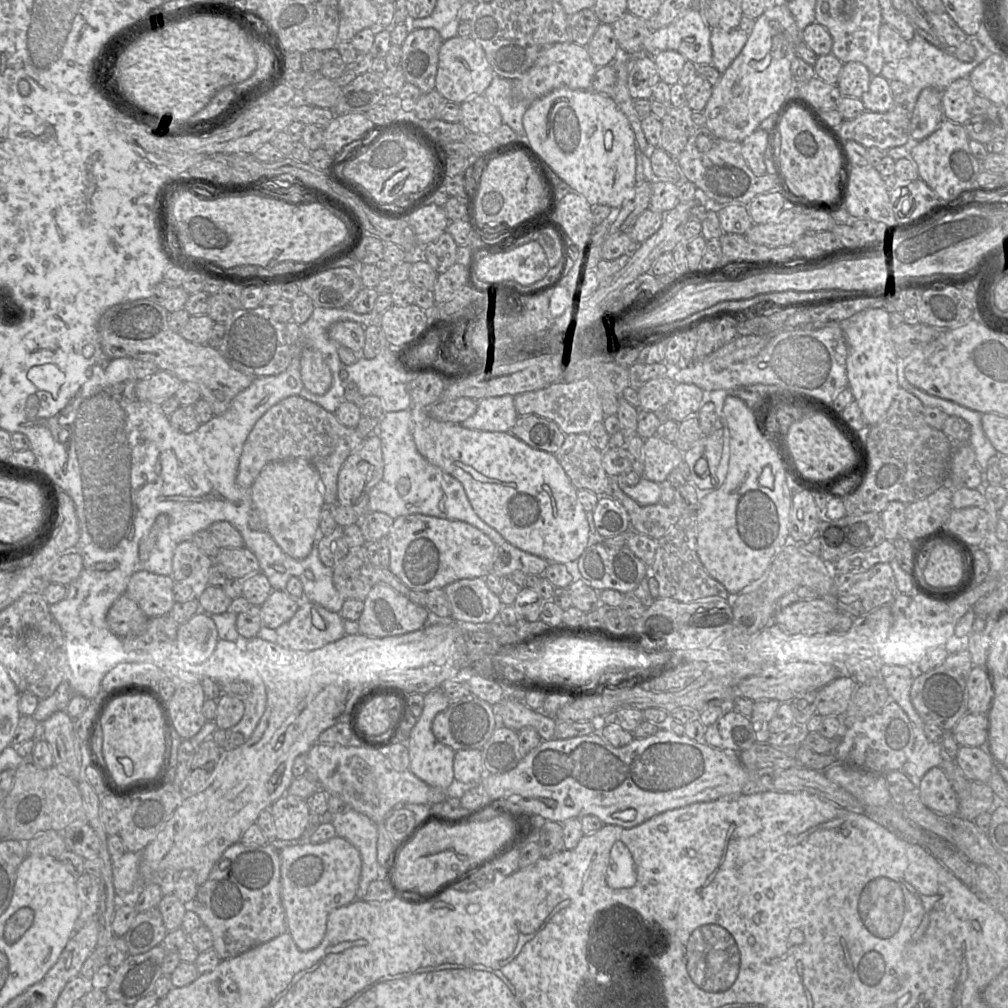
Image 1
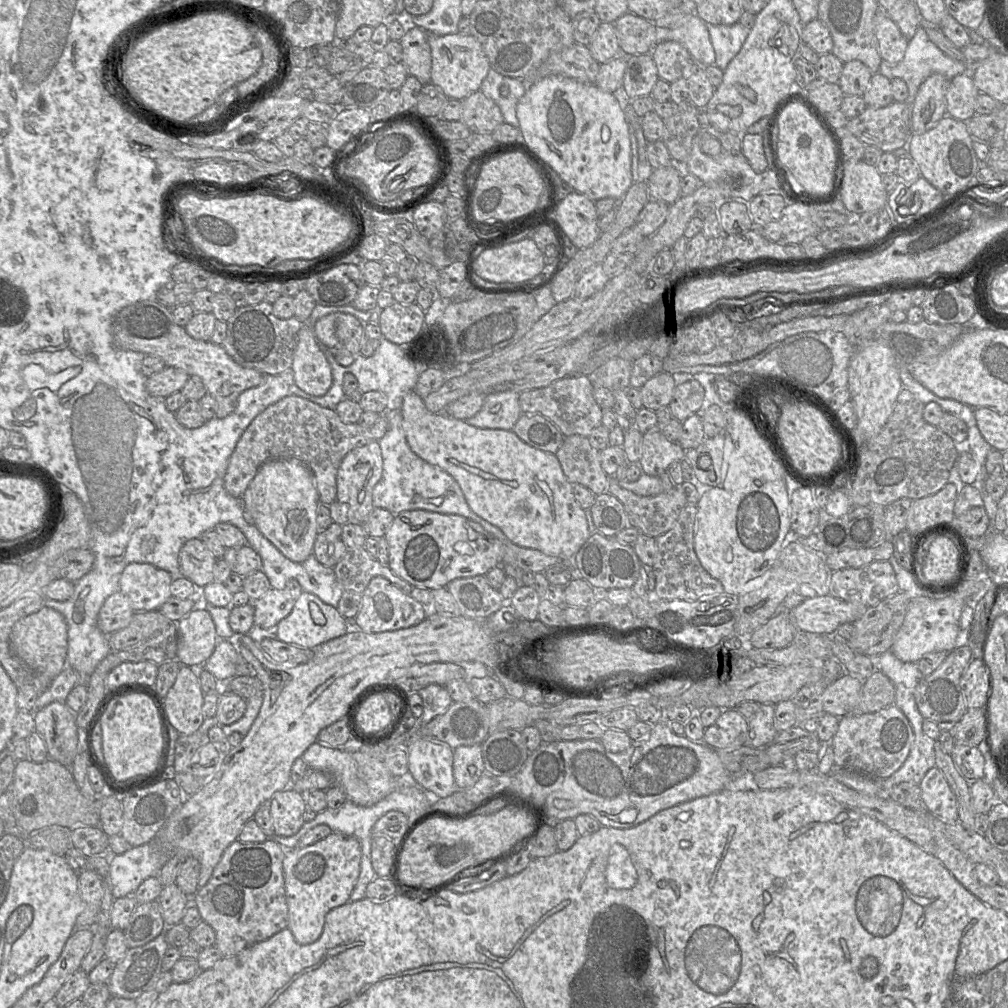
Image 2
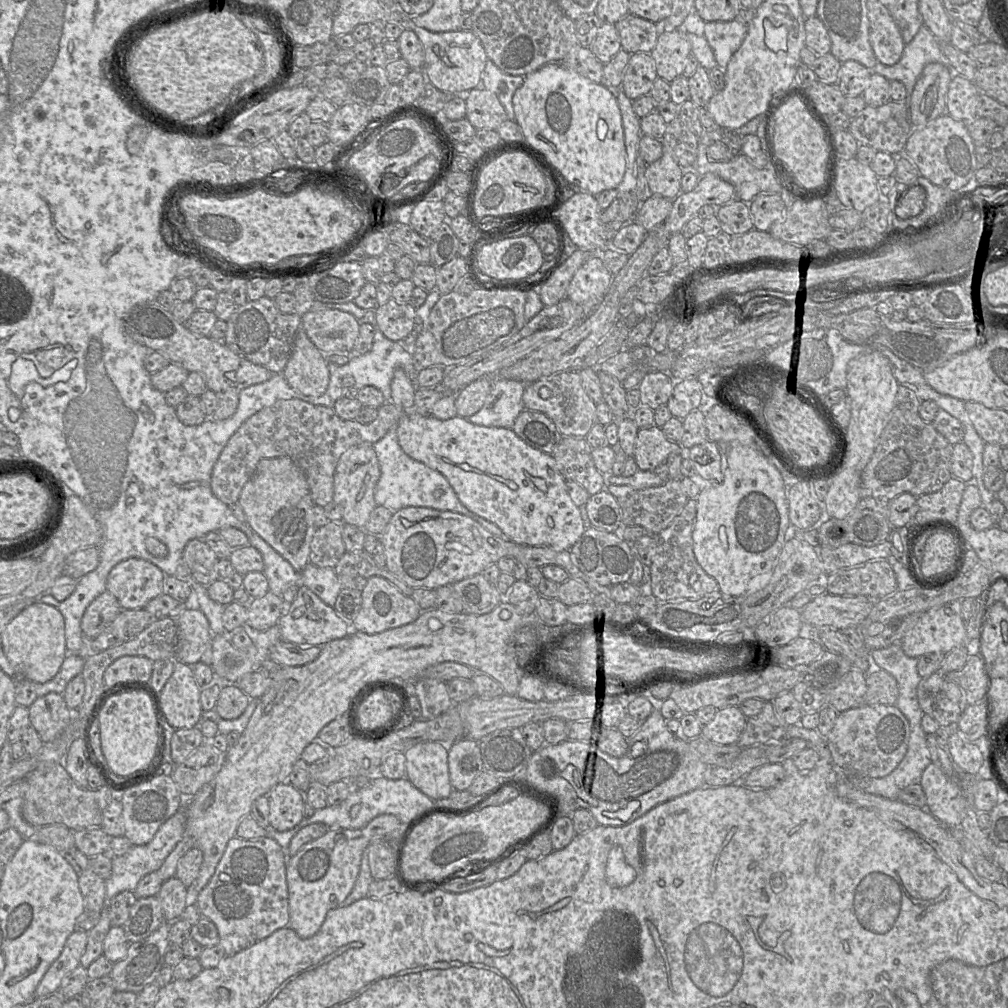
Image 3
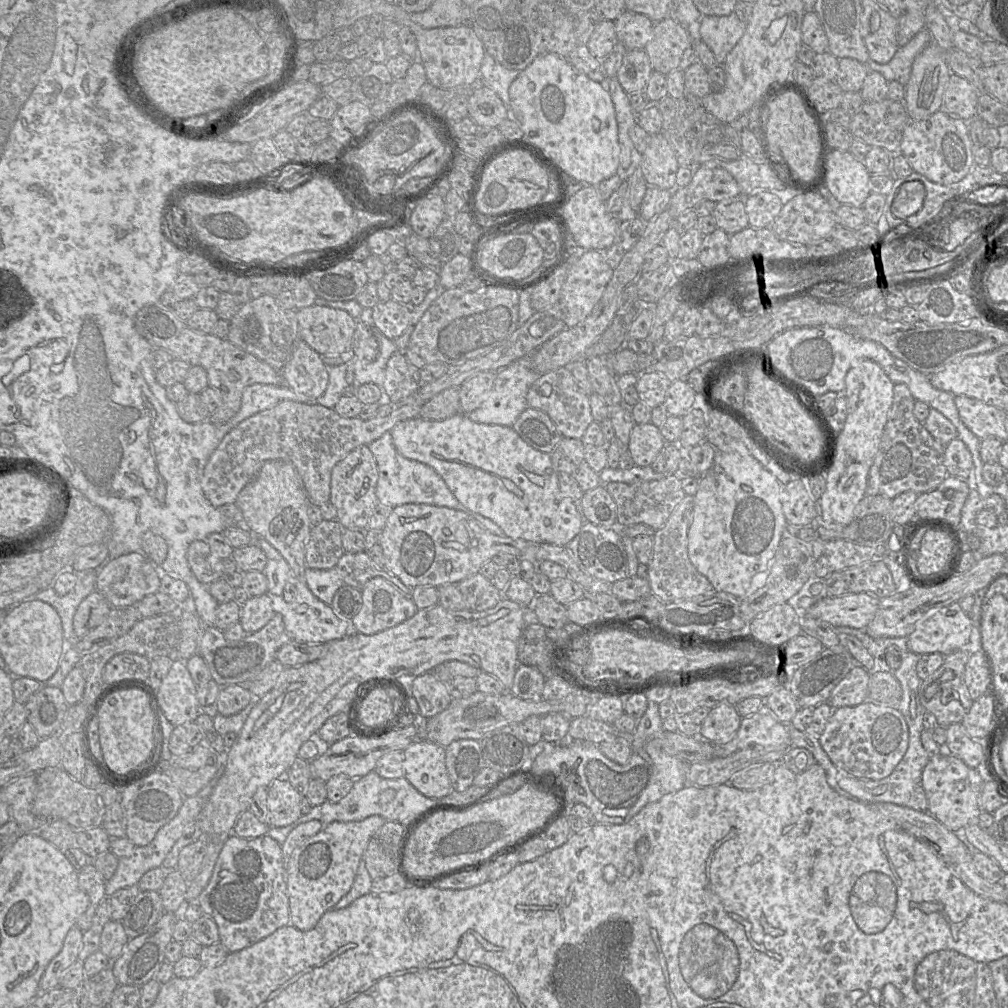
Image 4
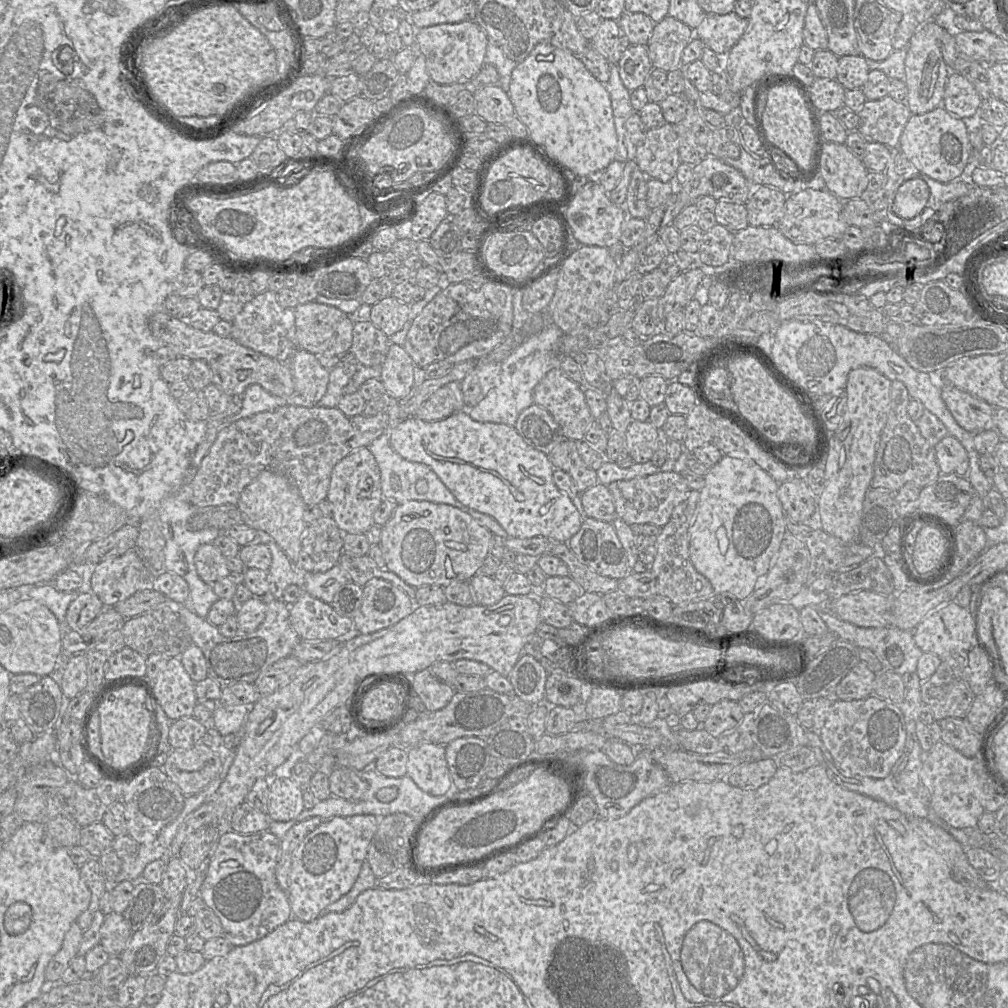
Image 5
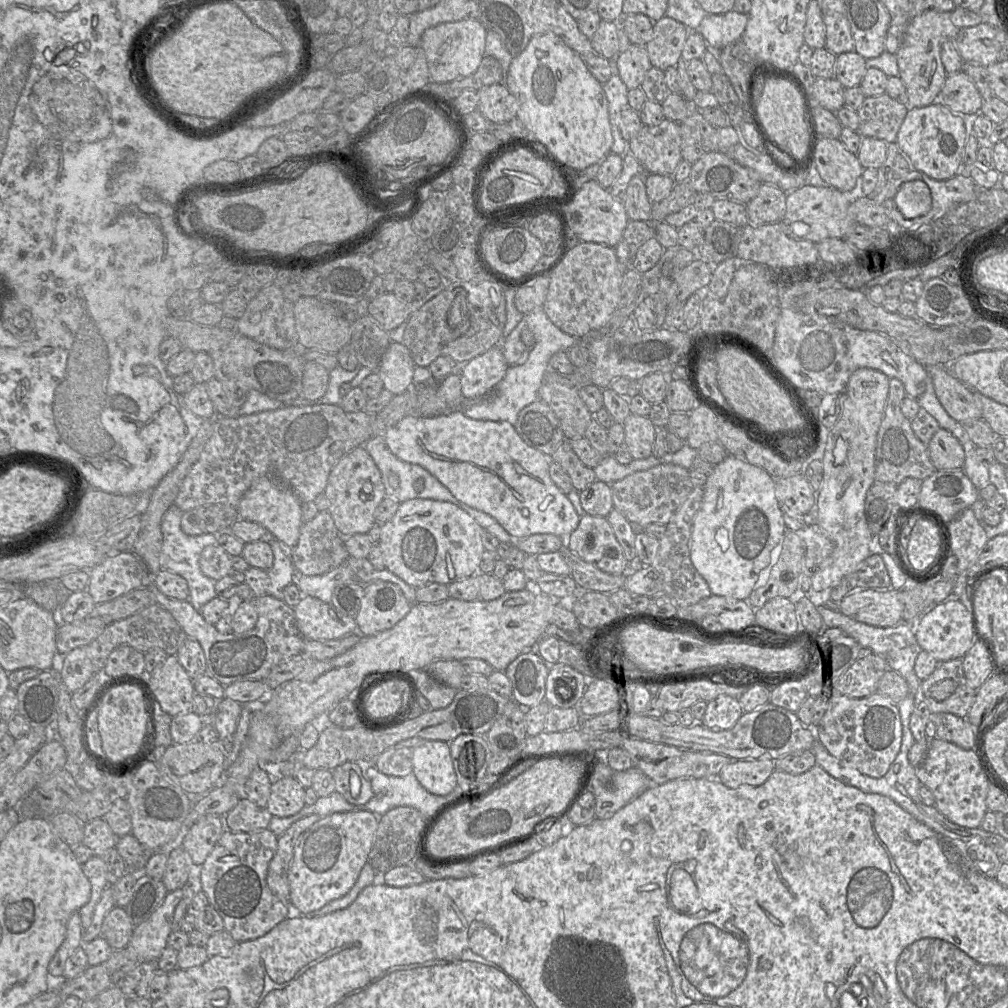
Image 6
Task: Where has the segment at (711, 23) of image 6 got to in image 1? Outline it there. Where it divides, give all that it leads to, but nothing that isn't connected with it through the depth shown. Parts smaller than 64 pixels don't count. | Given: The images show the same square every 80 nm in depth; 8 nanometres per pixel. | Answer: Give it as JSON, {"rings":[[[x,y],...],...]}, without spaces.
{"rings":[[[739,27],[731,30],[711,28],[712,65],[722,74],[739,55],[748,34]]]}

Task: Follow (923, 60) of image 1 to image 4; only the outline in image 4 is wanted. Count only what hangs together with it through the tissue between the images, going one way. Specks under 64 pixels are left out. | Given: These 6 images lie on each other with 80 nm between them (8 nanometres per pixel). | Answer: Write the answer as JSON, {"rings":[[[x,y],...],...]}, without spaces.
{"rings":[[[928,29],[919,31],[905,46],[899,47],[894,57],[886,64],[879,64],[873,60],[865,63],[869,71],[881,73],[887,81],[897,81],[906,85],[912,71],[915,58],[932,42],[932,35]]]}

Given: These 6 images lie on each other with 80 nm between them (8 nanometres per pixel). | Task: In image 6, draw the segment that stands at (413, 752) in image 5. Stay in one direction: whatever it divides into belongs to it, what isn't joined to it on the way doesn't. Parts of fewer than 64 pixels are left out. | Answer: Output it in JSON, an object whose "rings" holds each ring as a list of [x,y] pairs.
{"rings":[[[427,740],[412,747],[412,773],[430,793],[447,795],[457,786],[450,742]]]}

